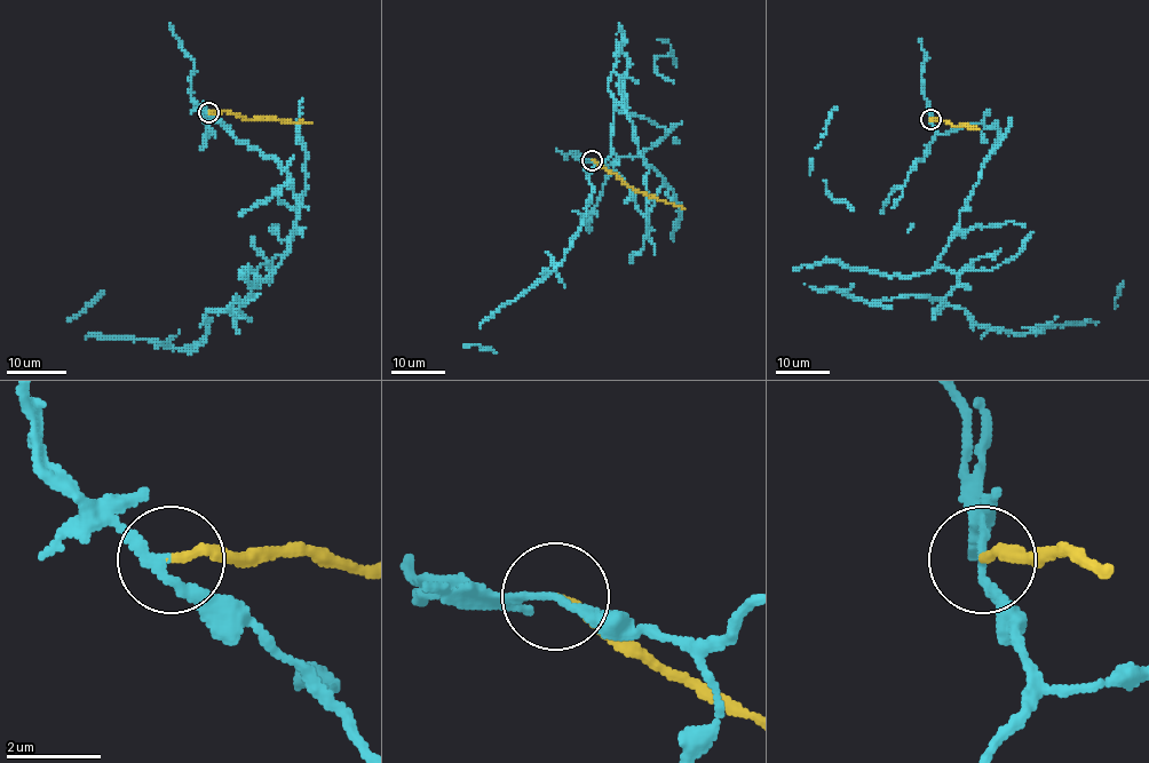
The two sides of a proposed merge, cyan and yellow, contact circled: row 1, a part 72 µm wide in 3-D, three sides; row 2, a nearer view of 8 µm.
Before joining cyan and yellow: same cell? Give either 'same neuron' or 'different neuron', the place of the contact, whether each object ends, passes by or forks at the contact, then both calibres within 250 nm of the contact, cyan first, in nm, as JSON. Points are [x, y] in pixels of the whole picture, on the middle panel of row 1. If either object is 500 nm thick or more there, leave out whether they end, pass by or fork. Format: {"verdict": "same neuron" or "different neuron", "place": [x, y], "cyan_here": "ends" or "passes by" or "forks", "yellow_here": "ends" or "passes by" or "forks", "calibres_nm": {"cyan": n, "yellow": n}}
{"verdict": "different neuron", "place": [592, 160], "cyan_here": "passes by", "yellow_here": "ends", "calibres_nm": {"cyan": 170, "yellow": 170}}

